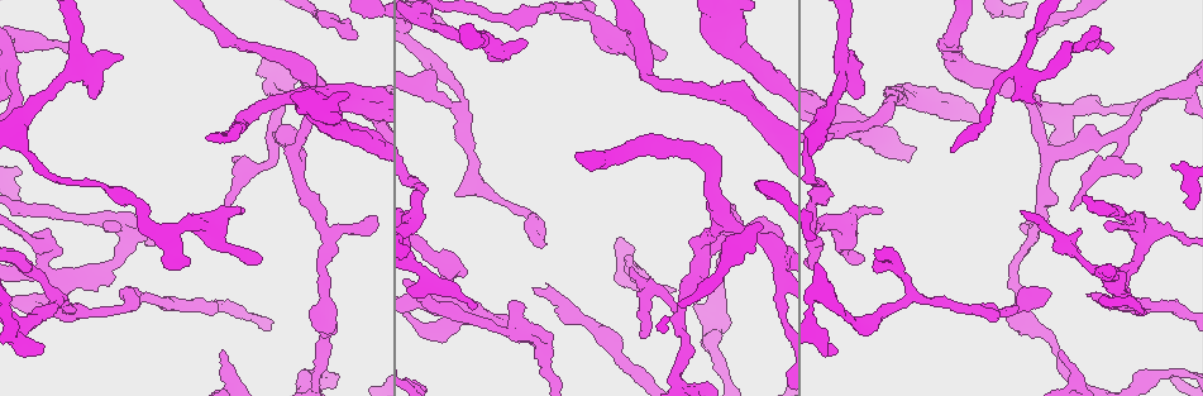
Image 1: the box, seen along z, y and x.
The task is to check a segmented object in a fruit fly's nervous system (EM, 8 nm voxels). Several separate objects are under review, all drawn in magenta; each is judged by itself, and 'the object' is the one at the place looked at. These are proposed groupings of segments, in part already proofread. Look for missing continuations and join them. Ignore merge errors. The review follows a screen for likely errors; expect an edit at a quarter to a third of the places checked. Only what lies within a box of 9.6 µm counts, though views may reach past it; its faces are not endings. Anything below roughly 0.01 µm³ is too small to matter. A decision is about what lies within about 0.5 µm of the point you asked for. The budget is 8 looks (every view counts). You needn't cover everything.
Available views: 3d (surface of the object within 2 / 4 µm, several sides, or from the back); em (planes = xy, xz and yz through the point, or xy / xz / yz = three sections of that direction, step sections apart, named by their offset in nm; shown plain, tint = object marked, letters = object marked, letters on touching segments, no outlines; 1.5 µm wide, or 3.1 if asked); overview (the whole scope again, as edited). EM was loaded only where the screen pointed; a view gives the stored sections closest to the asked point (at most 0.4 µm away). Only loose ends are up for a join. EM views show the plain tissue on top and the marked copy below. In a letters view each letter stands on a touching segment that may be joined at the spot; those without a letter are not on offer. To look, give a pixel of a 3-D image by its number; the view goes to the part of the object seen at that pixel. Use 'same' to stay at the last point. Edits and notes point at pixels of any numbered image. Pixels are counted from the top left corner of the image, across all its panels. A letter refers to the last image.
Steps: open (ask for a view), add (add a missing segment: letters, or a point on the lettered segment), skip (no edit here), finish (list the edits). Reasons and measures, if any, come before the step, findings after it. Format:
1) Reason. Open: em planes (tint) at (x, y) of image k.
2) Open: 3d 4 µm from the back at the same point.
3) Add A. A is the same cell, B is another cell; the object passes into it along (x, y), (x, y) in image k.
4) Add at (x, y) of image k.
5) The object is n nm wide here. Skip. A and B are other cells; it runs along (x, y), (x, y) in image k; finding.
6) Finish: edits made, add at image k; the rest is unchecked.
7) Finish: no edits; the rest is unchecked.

An open end. Open: em planes (letters) at (837, 352) of image 1.

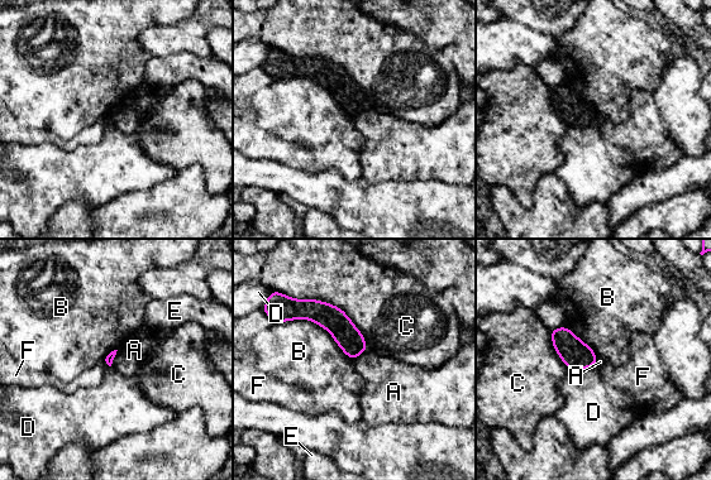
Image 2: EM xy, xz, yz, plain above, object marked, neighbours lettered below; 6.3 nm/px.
Skip. A, B, C, D, E and F are other cells; it runs along (287, 317), (320, 312), (363, 348) in image 2; none of them fits.

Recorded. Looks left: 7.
Branch stops here. Open: em yz step 4 (letters) at (534, 290) of image 1.

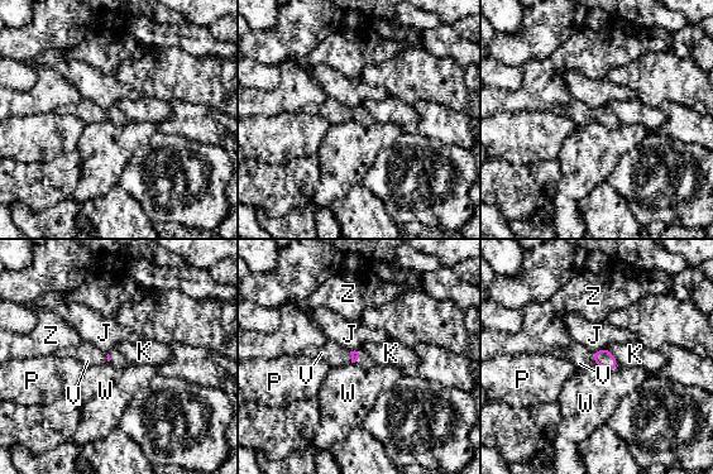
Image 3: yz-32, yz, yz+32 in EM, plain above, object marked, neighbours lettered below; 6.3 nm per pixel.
Another direction. Open: em planes (letters) at the same point.

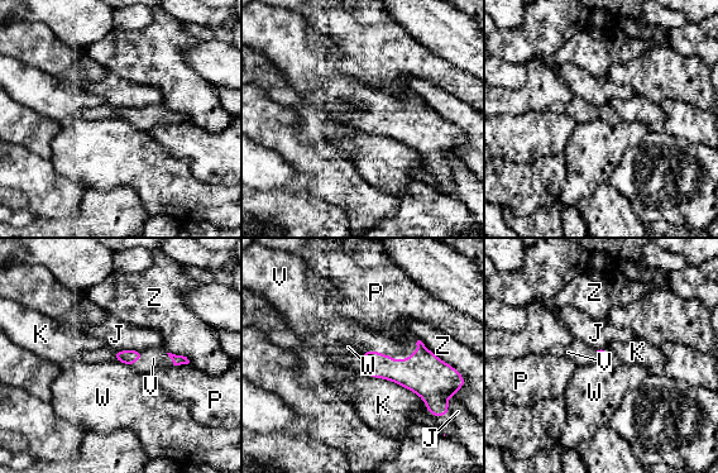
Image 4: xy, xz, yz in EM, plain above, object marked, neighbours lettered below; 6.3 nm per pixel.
Add V. V is the same cell, J, K, P, W and Z are other cells; the object passes into it along (427, 376), (393, 359), (360, 338) in image 4; it goes on there.

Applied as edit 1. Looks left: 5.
Open: overview.

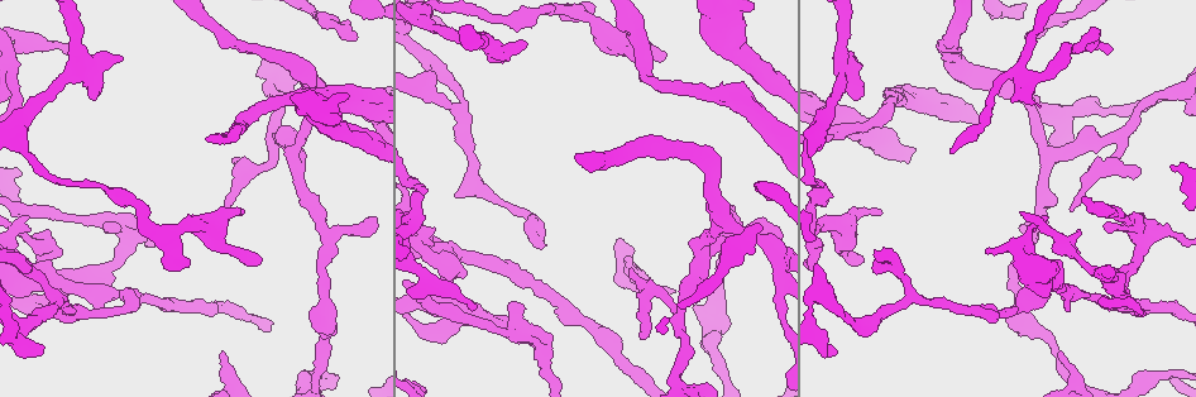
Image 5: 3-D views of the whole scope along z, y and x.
Branch stops here. Open: em planes (letters) at (699, 32) of image 5.

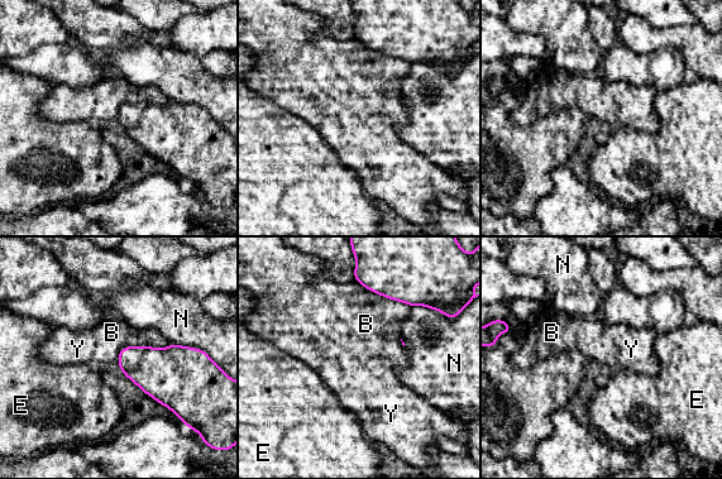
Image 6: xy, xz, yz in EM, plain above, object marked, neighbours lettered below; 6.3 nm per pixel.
Skip. B, E, N and Y are other cells; a border runs along (118, 355), (116, 362) in image 6; none of them fits.

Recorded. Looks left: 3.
Finish: edits made, add at image 4; the rest is unchecked.

